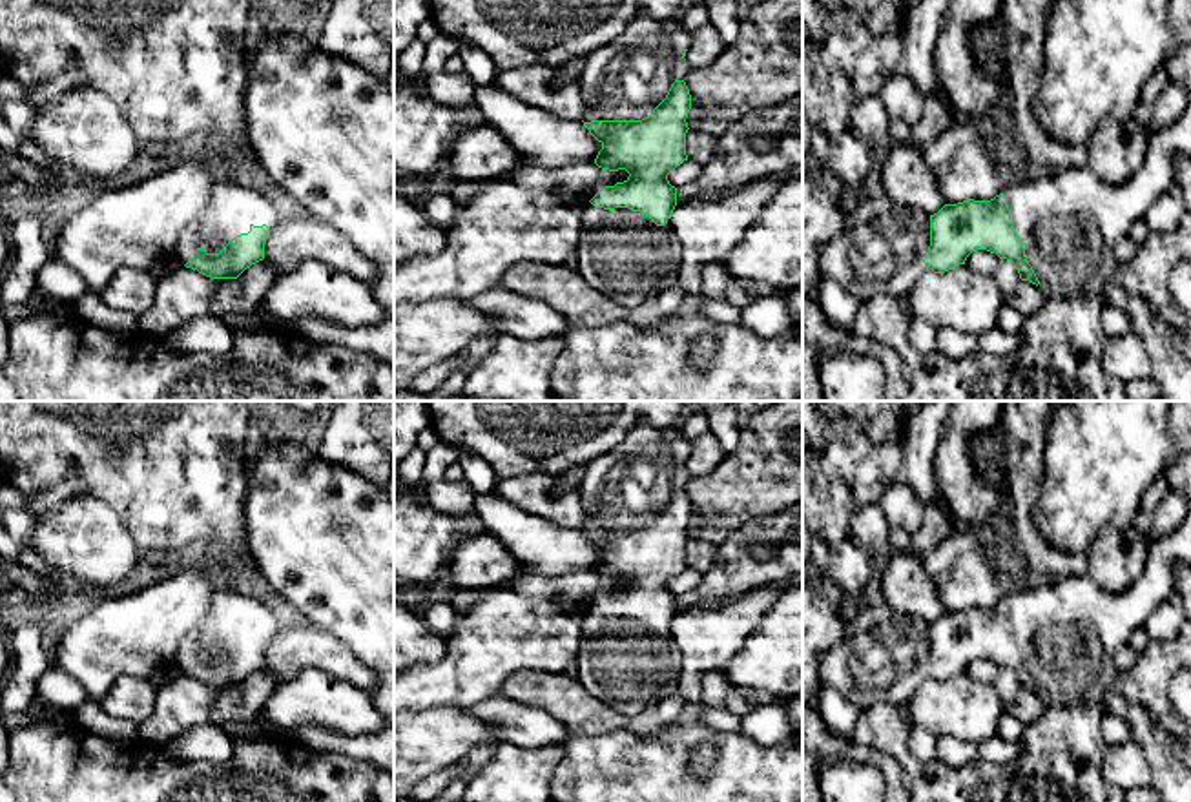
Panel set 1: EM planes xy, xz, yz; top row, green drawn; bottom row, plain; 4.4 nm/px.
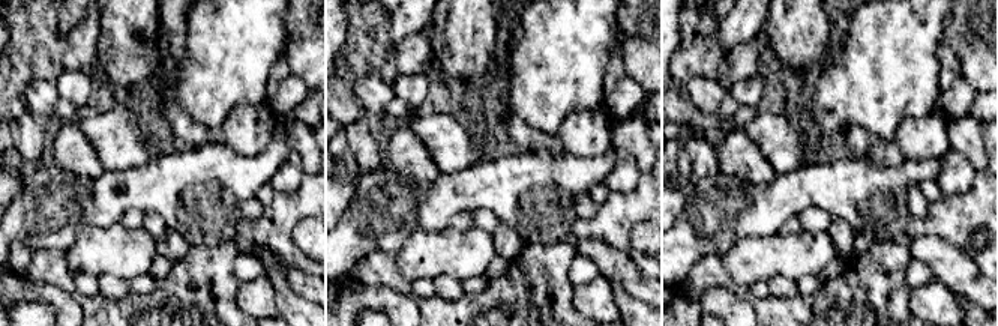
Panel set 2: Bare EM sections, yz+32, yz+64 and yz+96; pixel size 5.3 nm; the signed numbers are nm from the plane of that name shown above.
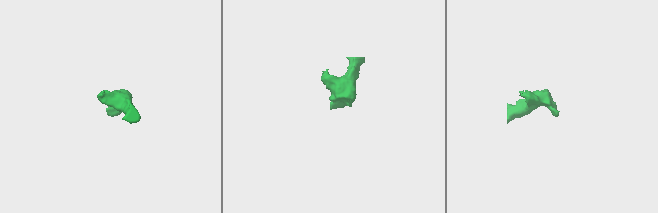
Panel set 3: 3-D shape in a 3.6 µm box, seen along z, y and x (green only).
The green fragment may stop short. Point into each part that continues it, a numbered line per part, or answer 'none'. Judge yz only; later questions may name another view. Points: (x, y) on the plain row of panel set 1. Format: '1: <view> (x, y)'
1: yz (1069, 629)
2: yz (881, 655)

